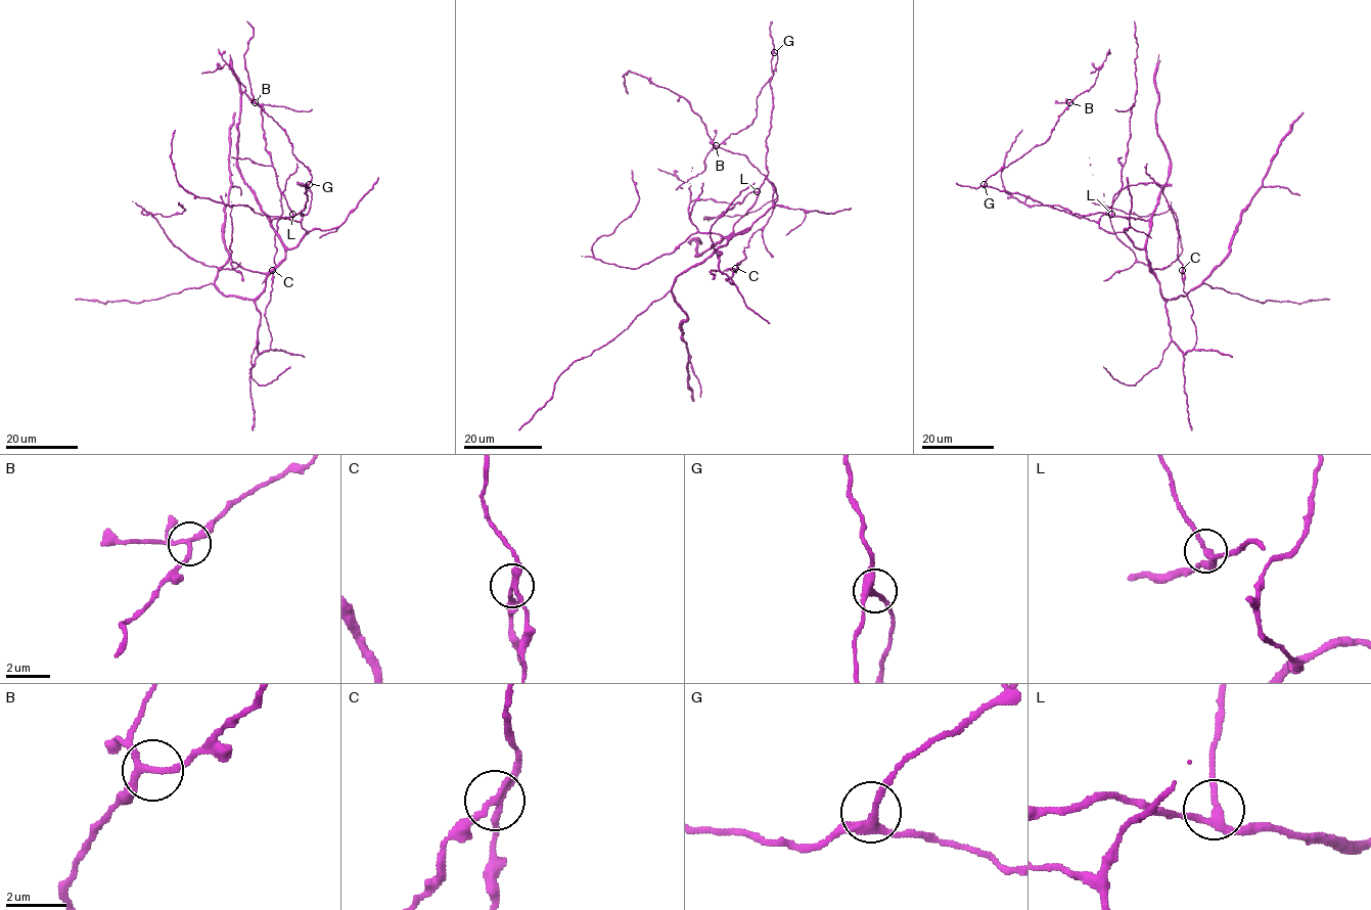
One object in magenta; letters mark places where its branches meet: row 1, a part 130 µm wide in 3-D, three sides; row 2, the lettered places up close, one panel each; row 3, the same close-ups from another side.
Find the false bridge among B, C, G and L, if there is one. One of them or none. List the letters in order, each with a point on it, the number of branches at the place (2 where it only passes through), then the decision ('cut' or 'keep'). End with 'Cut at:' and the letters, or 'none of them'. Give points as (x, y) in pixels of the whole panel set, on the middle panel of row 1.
B: at (716, 145); 3 branches meet; keep
C: at (735, 268); 3 branches meet; cut
G: at (774, 52); 3 branches meet; keep
L: at (757, 191); 3 branches meet; keep
Cut at: C

